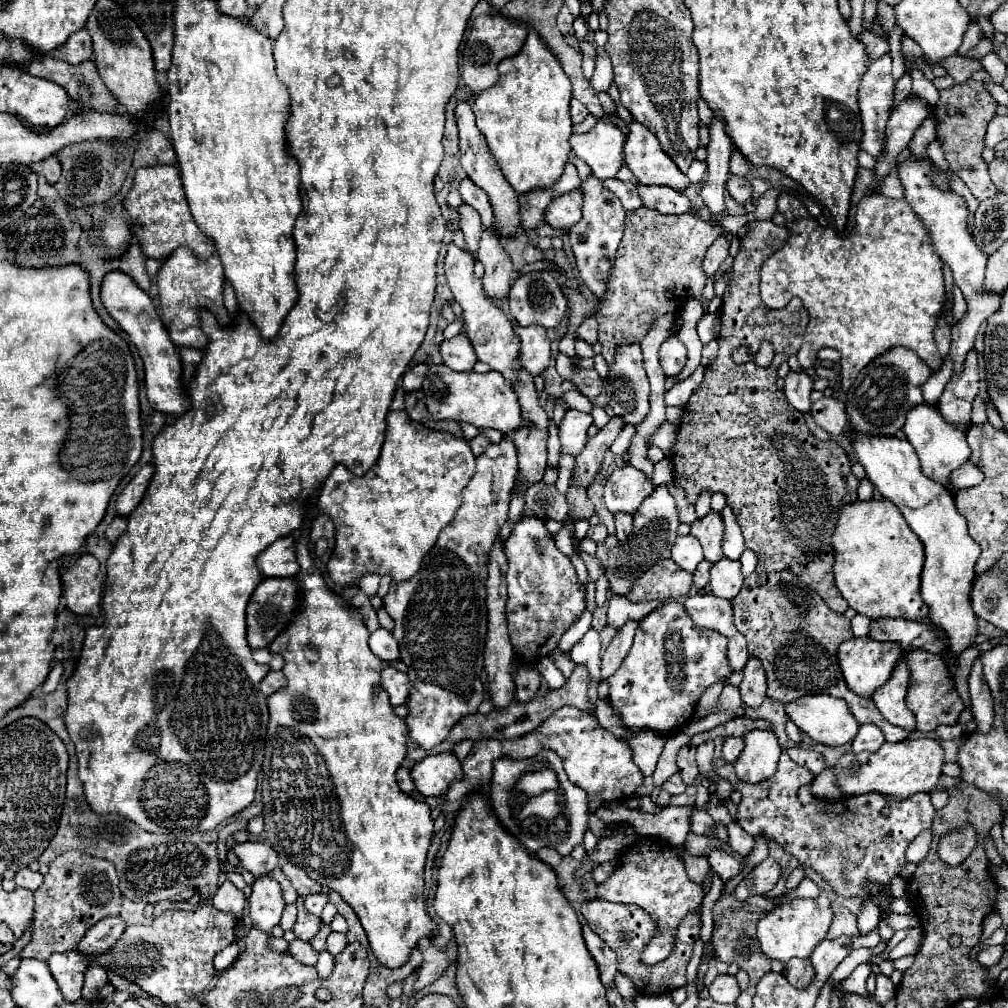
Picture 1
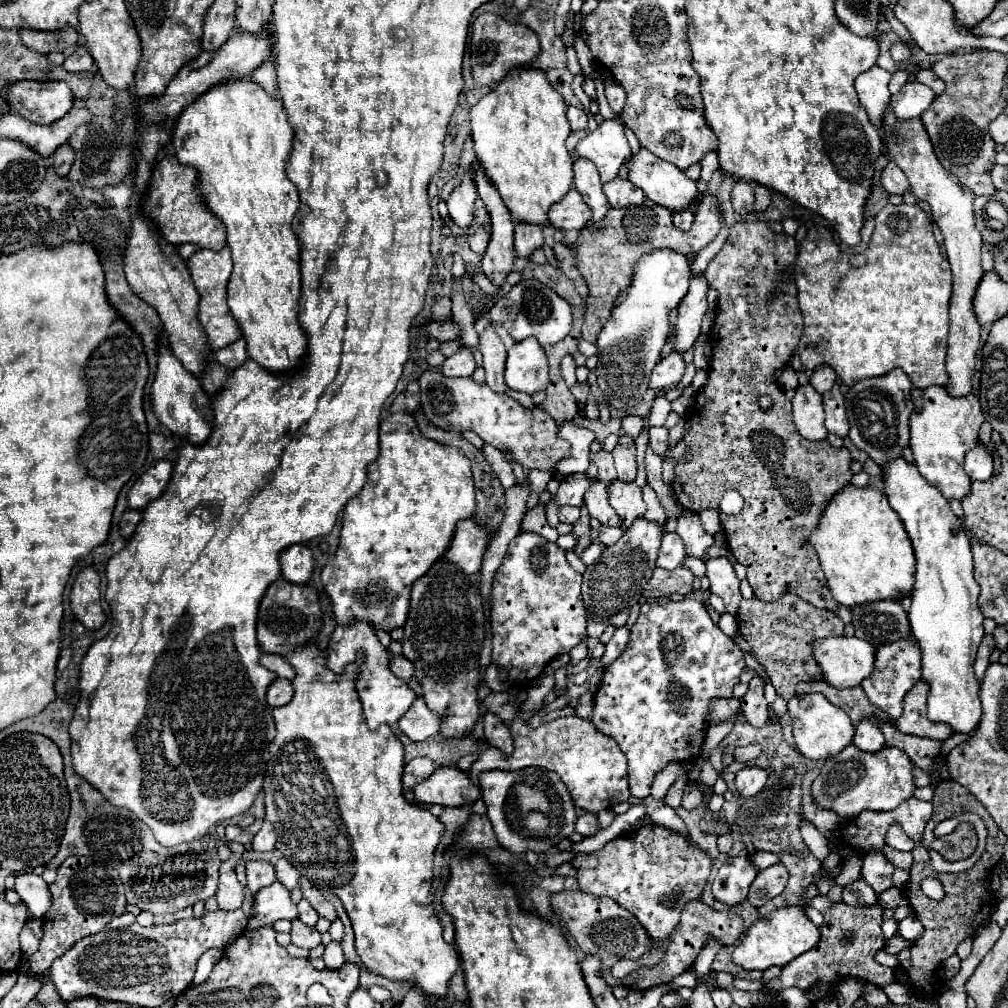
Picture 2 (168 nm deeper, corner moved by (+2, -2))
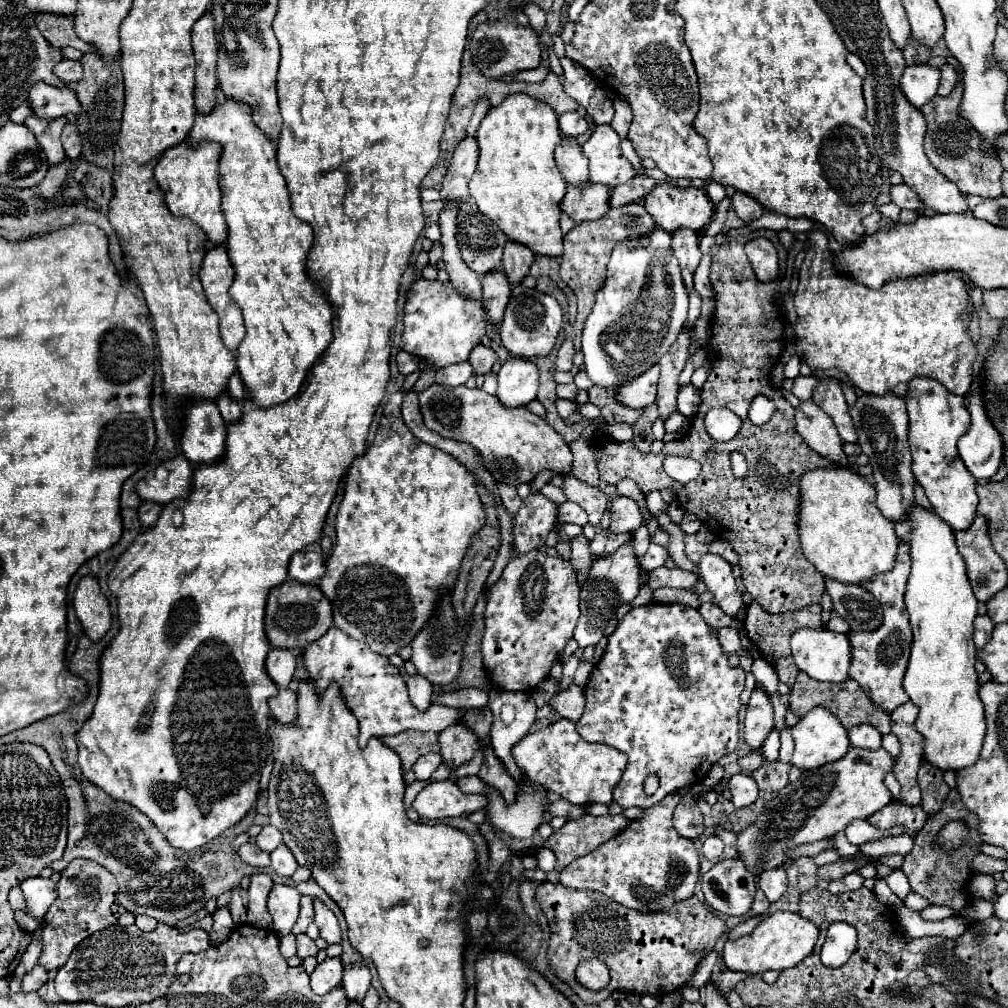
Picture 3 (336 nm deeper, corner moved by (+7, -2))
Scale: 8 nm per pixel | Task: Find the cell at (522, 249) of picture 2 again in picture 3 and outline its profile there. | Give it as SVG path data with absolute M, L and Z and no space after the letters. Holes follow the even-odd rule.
M508 241L504 247L504 259L502 259L502 267L504 267L504 275L508 277L508 281L512 285L522 283L522 279L528 275L530 265L534 261L534 255L528 247L522 247L518 243Z

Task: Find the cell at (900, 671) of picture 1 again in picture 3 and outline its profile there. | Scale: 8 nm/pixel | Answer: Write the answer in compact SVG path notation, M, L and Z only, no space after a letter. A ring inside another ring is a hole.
M900 541L894 569L888 571L886 575L876 575L876 579L870 579L870 583L862 583L862 587L866 587L866 591L870 591L884 605L882 627L870 633L866 631L848 633L852 647L852 665L848 677L854 679L866 691L866 695L888 713L892 713L902 703L910 701L902 687L904 671L908 667L908 657L910 657L910 645L912 645L910 619L906 615L906 605L904 605L908 573L910 573L910 547L906 541Z

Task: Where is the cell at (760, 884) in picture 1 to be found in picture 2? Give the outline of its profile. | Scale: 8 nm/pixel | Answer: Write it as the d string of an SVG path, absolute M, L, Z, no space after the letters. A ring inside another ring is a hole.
M781 863L759 871L755 881L751 883L751 889L749 889L749 897L747 897L749 903L753 907L761 907L767 899L777 897L785 887L787 877L789 877L789 873Z

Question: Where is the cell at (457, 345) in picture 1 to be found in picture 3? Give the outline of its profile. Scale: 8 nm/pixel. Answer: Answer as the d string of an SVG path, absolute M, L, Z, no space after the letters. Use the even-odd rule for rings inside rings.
M468 361L462 363L454 363L448 367L442 367L442 371L436 371L436 383L448 385L448 387L458 387L464 385L468 381L468 377L472 377L472 365Z

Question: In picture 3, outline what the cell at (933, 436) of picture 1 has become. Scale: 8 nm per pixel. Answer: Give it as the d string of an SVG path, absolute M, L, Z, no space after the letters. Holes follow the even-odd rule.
M914 377L908 383L906 407L908 407L908 443L912 451L912 471L916 481L924 487L936 515L946 521L954 531L964 531L976 517L978 495L976 479L966 471L956 443L960 435L970 427L970 413L964 407L964 397L952 395L936 379Z

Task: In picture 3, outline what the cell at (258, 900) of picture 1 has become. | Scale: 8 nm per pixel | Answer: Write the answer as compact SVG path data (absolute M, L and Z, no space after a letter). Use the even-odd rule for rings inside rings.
M274 885L268 895L268 911L274 919L274 931L278 937L292 933L292 927L300 911L300 891L294 885Z

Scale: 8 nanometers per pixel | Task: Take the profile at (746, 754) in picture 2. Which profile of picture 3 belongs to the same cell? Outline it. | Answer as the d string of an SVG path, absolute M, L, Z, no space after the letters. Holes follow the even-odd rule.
M750 753L746 757L740 757L738 759L738 765L744 769L744 771L756 771L758 767L764 765L764 757L762 755L756 755L756 753Z

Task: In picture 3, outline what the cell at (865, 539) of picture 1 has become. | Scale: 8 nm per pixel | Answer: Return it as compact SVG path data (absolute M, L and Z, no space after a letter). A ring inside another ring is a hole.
M818 467L802 473L798 533L806 559L830 579L860 585L894 567L898 537L894 523L876 507L876 491L848 467Z

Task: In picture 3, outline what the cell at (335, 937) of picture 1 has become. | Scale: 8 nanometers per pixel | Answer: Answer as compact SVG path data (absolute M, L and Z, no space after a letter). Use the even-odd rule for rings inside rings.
M326 957L312 973L310 977L310 985L314 989L314 993L328 993L332 991L334 987L342 985L342 961L336 957L336 959L330 959Z

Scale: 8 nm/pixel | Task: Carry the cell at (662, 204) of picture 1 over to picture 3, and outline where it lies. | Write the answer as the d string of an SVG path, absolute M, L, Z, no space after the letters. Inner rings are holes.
M678 229L676 233L672 233L672 249L676 259L680 259L682 277L690 293L694 289L694 283L692 283L694 271L698 269L698 263L702 259L702 253L698 249L698 233L690 229Z

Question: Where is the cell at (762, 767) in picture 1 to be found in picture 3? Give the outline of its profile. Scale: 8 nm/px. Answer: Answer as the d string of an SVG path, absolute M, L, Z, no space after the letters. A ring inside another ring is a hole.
M742 773L734 775L728 781L728 789L732 793L732 803L736 807L752 805L756 801L756 797L758 797L758 785L750 775L742 775Z

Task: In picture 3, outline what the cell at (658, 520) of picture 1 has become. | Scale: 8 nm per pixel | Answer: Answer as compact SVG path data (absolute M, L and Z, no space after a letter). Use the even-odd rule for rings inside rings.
M632 543L622 545L614 555L606 557L608 561L594 561L590 569L588 581L582 585L580 593L580 619L574 631L574 639L582 649L588 645L596 645L612 617L616 617L616 609L624 603L630 603L640 591L640 567L636 563L636 555L632 551Z

